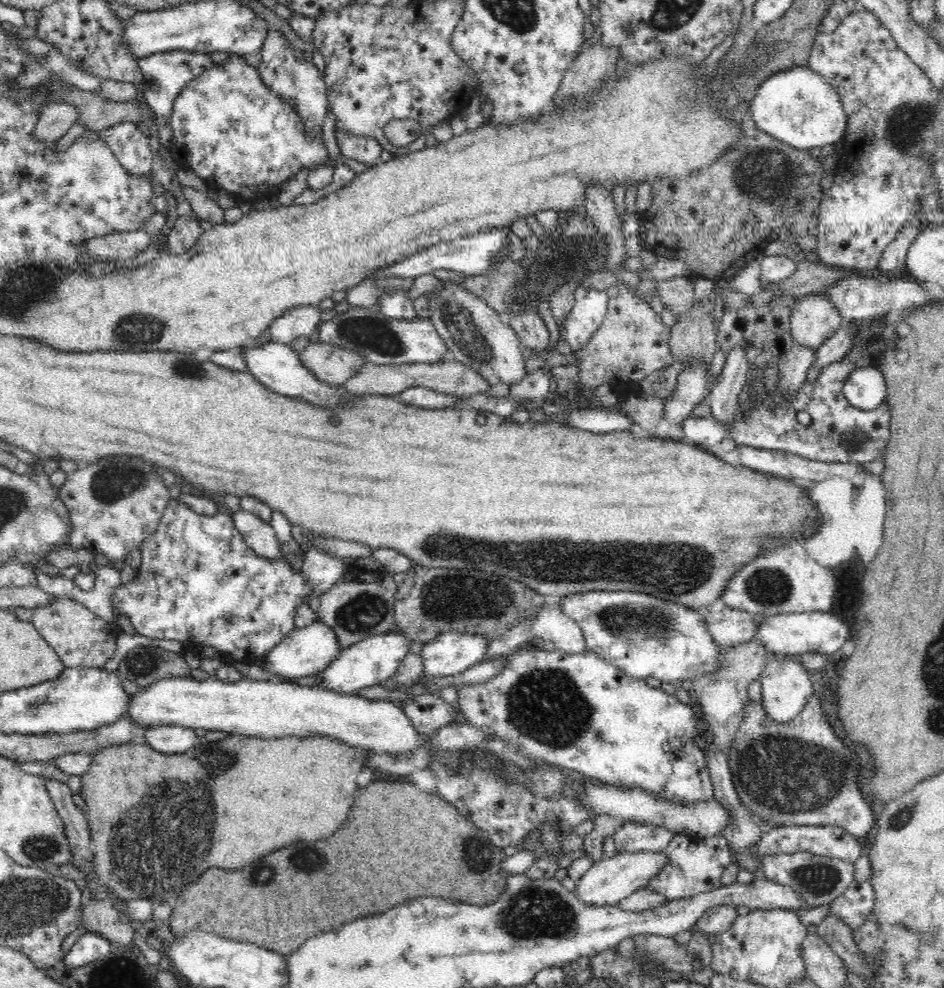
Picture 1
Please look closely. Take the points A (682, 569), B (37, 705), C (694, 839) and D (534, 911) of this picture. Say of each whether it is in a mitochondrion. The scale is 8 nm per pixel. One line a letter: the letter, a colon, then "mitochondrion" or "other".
A: mitochondrion
B: mitochondrion
C: other
D: mitochondrion

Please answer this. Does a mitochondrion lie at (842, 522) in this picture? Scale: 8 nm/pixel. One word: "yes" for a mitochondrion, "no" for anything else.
no

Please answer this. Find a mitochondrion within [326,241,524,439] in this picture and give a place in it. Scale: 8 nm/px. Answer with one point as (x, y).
(471, 340)

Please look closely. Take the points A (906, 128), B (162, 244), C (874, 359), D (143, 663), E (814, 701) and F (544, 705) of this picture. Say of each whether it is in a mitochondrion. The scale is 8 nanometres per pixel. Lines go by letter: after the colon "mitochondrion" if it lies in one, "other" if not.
A: mitochondrion
B: other
C: other
D: mitochondrion
E: other
F: mitochondrion

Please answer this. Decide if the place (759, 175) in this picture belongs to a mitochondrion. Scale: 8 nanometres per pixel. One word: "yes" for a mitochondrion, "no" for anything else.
yes

